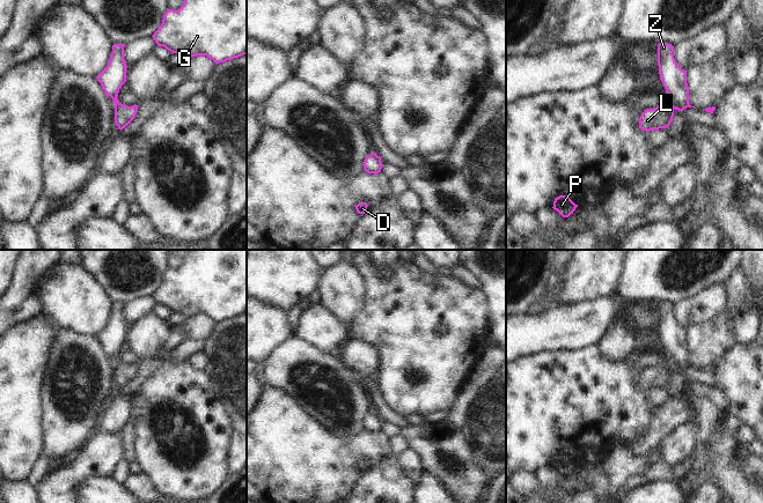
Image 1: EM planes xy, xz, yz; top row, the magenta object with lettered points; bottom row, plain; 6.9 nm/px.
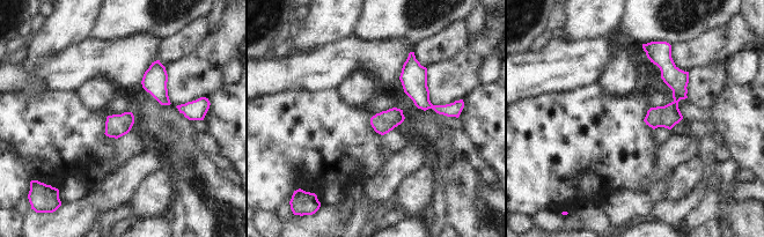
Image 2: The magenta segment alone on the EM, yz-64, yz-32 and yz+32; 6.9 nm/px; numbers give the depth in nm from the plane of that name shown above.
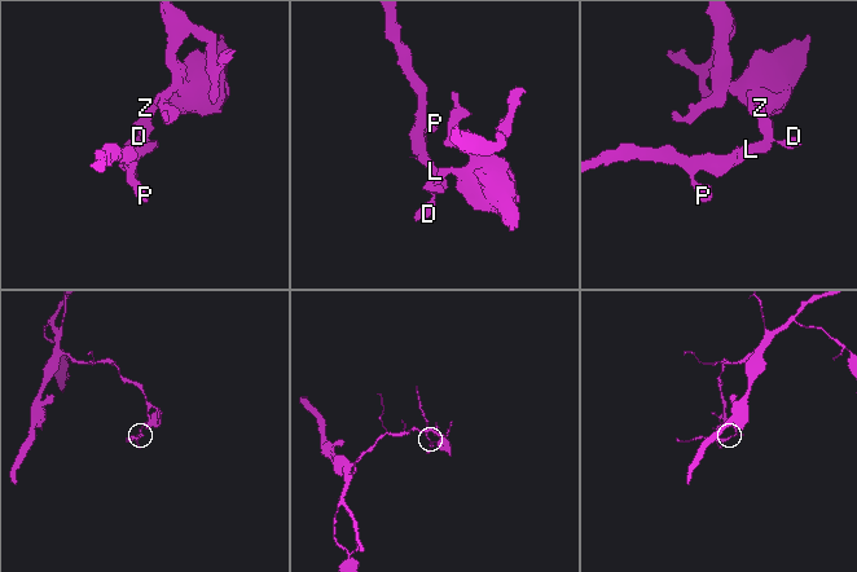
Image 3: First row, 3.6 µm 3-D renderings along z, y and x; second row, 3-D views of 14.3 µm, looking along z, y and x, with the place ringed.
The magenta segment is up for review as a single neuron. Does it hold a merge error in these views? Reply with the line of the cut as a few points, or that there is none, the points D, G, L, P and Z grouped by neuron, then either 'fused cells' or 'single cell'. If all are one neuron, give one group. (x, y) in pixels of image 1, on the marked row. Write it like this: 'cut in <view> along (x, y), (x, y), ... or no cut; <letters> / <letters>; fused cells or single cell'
cut in yz along (668, 97), (675, 108); D G Z / L P; fused cells

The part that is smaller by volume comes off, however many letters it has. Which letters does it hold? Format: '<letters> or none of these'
L, P

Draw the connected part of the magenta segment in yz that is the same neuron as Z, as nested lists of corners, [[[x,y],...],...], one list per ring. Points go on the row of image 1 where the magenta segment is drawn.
[[[668,43],[658,44],[658,66],[660,80],[663,83],[668,98],[675,109],[683,111],[691,106],[689,103],[689,87],[687,83],[687,71],[682,69],[674,58],[674,46]]]

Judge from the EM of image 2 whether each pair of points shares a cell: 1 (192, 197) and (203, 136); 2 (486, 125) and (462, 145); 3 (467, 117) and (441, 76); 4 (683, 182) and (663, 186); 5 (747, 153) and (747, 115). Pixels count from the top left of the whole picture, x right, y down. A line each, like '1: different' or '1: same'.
1: different
2: different
3: different
4: different
5: same

